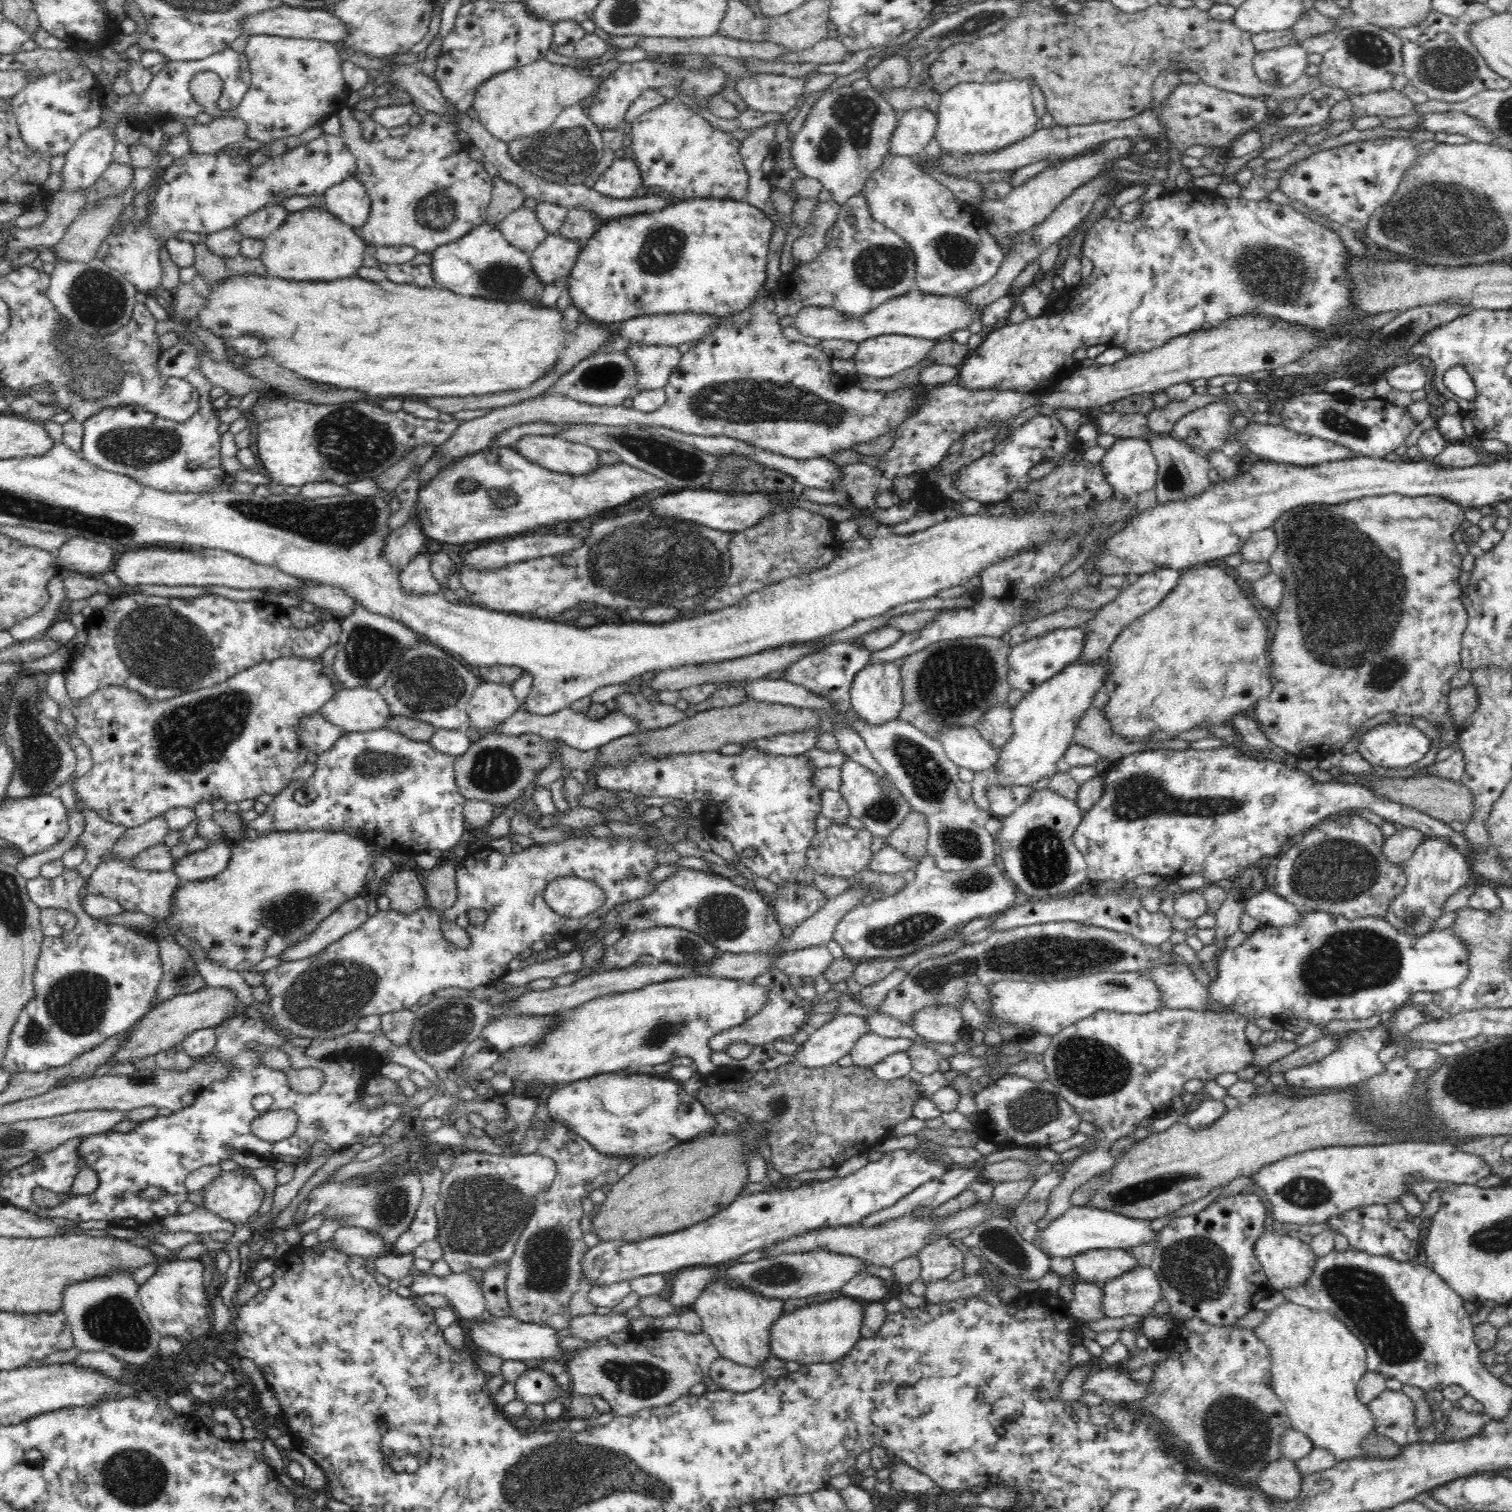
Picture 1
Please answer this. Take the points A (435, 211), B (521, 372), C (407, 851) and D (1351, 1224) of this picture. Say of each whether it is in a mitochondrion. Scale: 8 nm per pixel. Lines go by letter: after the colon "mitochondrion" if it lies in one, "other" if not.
A: mitochondrion
B: other
C: other
D: other

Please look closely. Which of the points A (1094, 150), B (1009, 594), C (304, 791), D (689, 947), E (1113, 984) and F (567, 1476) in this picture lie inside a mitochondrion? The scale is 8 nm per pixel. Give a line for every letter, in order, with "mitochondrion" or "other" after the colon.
A: other
B: other
C: other
D: mitochondrion
E: mitochondrion
F: mitochondrion

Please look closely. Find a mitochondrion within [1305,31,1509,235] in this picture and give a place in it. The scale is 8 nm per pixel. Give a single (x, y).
(1448, 69)

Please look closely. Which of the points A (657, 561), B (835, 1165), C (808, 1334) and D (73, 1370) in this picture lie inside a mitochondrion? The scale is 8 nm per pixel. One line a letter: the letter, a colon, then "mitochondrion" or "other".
A: mitochondrion
B: other
C: other
D: other

